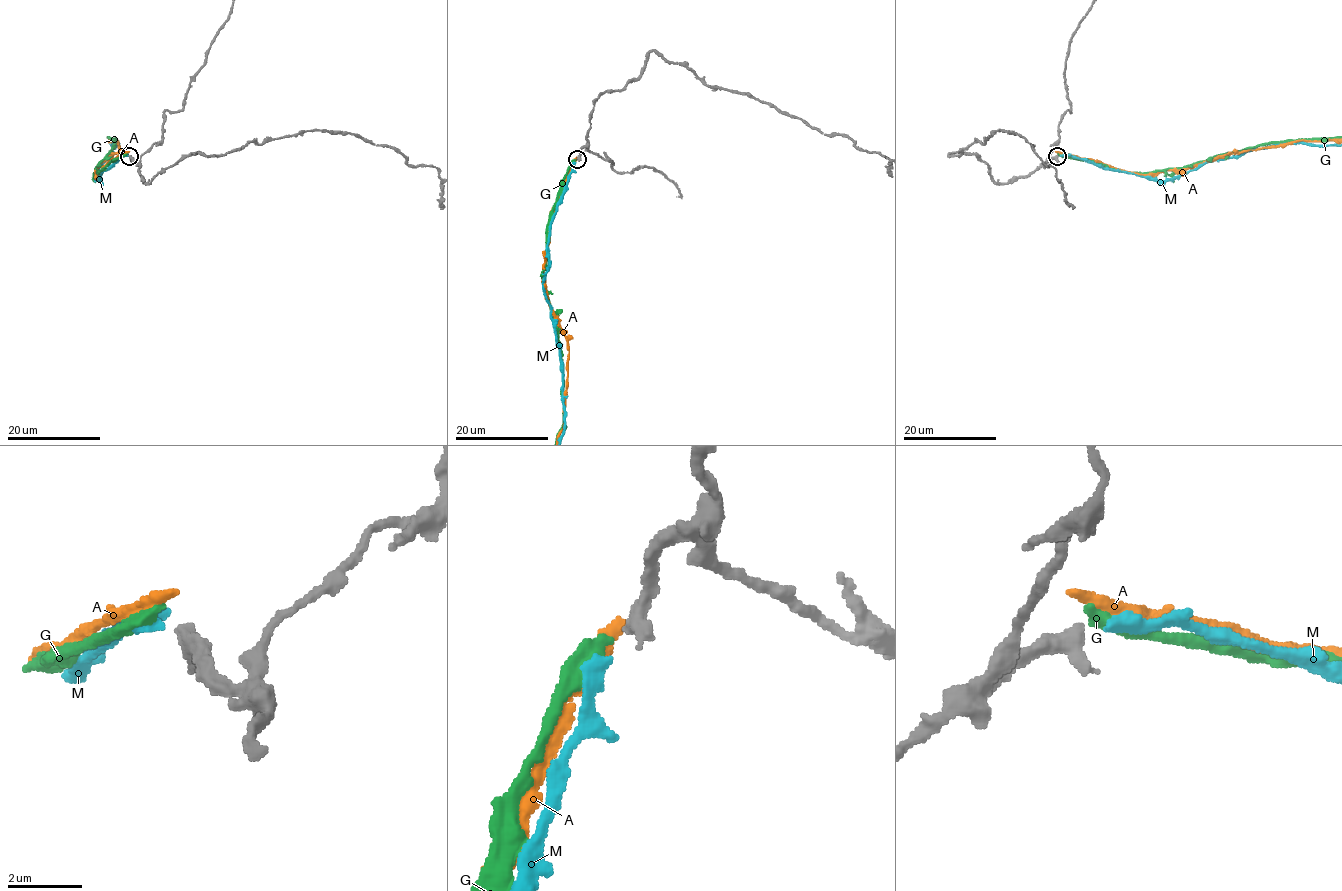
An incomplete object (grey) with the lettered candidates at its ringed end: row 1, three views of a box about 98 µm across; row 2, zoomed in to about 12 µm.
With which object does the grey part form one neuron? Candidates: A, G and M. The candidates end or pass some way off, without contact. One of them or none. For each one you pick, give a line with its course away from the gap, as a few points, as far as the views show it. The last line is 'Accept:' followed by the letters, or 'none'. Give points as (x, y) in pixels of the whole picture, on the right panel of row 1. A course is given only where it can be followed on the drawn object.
Accept: M

